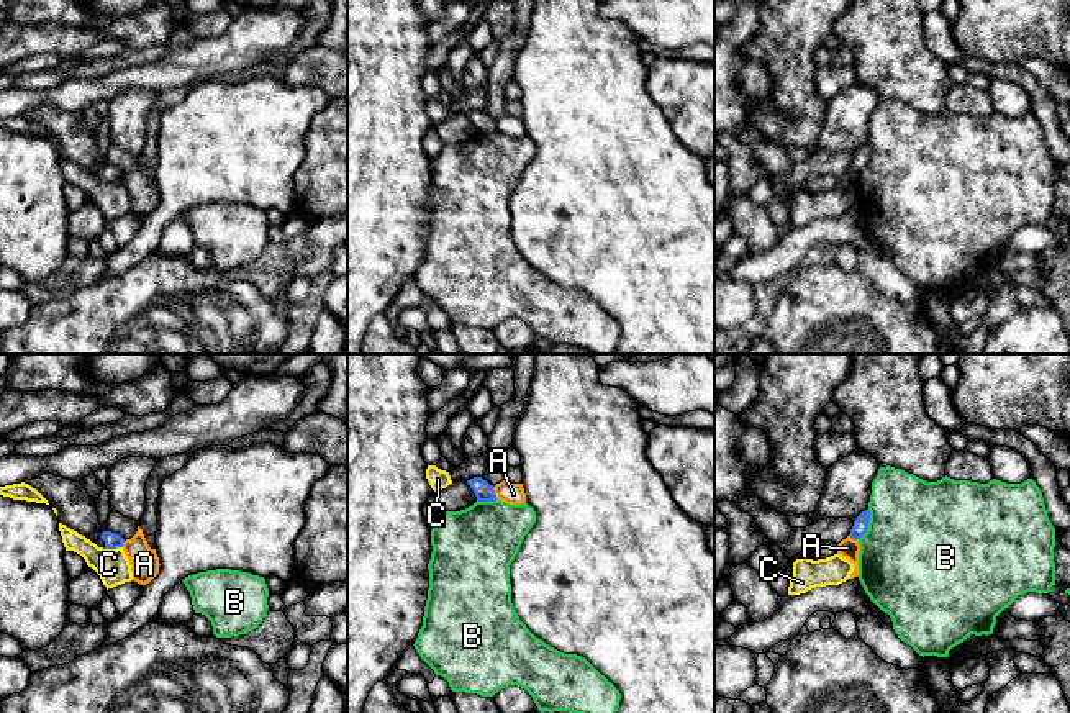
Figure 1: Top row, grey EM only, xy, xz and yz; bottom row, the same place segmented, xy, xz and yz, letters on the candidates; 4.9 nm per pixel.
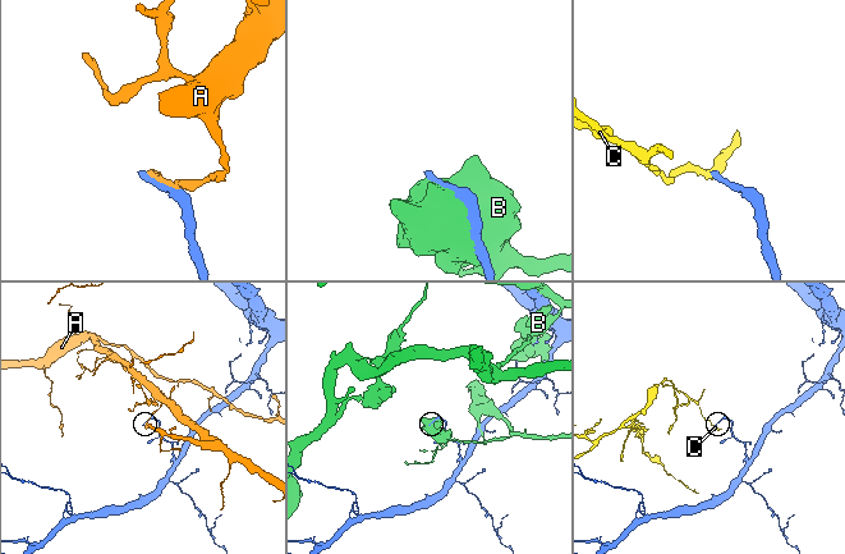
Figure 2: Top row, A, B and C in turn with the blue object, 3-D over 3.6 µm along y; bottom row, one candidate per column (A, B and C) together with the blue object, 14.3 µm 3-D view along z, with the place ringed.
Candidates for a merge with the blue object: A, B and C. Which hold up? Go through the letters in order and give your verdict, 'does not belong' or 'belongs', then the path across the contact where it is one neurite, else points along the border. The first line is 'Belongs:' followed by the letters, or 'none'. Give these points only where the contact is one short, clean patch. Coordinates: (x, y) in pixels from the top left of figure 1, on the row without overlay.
Belongs: none
A: does not belong
B: does not belong
C: does not belong; border along xy (122, 179), (105, 182)

